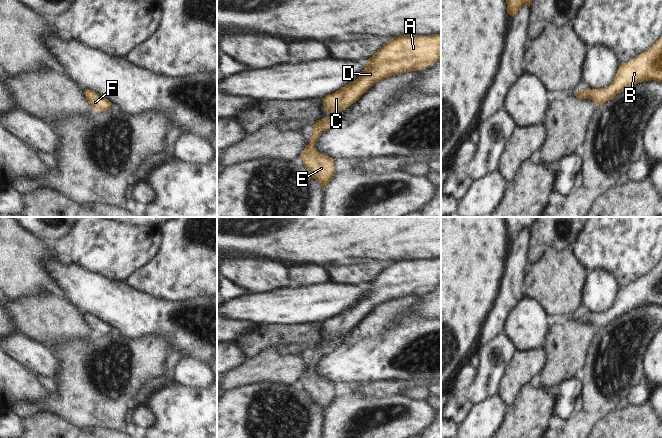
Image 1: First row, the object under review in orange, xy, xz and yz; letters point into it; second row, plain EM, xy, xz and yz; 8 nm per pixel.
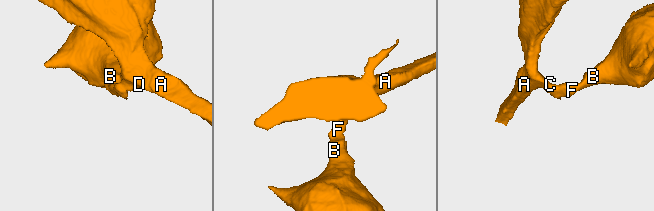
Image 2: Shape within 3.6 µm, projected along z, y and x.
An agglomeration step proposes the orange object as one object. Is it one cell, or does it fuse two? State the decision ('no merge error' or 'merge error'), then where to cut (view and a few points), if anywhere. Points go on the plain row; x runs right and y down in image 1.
no merge error | no cut

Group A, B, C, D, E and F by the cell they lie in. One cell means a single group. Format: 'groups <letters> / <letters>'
groups A B C D E F

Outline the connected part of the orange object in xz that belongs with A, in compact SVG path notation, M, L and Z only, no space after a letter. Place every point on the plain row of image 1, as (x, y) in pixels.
M441 258L393 261L368 284L360 300L322 322L329 337L343 335L376 306L405 296L422 294L441 283Z

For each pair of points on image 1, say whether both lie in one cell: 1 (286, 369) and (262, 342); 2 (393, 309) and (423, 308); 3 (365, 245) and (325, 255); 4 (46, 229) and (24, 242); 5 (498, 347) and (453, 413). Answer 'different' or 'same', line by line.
1: different
2: different
3: same
4: different
5: same

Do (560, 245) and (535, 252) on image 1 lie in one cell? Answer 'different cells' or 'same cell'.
same cell

